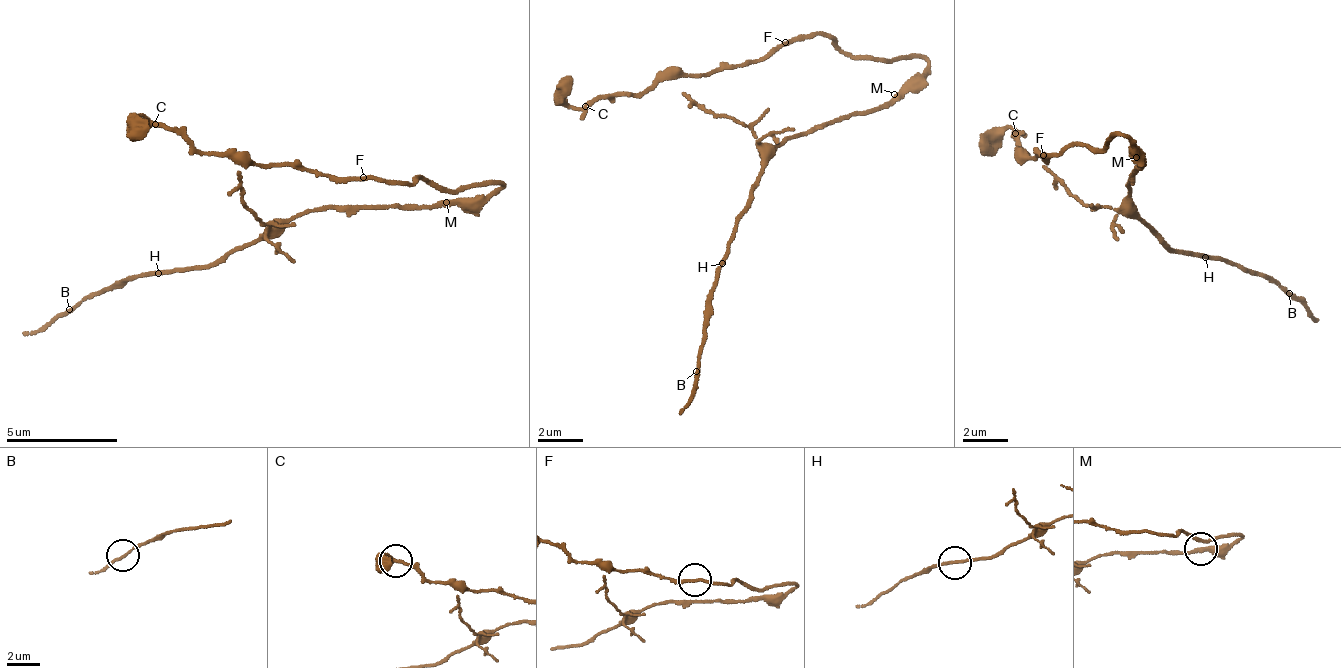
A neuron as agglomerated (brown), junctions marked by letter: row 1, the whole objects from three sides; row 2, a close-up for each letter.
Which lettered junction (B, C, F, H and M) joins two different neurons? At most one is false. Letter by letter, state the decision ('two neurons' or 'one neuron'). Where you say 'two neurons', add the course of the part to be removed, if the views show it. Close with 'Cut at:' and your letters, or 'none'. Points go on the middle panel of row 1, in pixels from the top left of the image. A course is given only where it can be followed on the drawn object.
B: one neuron
C: one neuron
F: one neuron
H: one neuron
M: one neuron
Cut at: none

